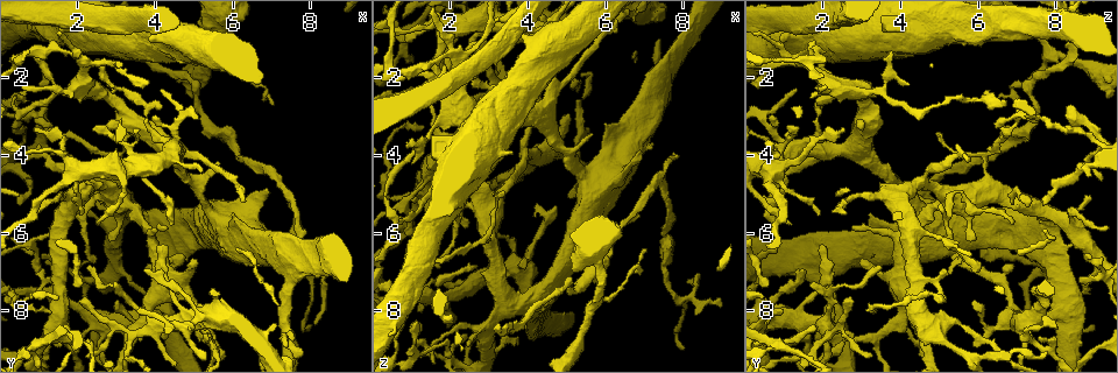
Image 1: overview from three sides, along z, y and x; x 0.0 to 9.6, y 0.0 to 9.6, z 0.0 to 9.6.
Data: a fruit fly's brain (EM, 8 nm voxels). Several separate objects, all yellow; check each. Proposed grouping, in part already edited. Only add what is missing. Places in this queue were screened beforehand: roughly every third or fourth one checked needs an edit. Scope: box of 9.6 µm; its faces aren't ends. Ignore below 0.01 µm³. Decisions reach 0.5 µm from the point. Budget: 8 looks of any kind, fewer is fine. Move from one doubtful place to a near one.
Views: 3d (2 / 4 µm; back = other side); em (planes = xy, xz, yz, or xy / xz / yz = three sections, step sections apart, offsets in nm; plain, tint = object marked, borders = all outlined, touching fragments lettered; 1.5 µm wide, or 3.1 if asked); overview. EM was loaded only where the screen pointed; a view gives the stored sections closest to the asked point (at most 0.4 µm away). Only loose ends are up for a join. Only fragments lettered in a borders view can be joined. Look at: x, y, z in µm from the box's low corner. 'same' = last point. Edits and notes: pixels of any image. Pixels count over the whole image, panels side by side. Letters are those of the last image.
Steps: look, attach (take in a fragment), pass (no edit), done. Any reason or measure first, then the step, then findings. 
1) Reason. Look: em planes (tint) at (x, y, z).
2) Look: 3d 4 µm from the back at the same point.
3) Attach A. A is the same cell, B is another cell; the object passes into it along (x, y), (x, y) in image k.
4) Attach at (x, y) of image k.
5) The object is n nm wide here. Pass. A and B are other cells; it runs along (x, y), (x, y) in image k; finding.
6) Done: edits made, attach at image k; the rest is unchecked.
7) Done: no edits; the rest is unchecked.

Tapers out. Look: em planes (plain) at (8.00, 8.40, 9.00).

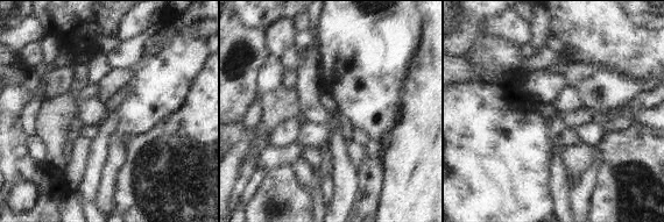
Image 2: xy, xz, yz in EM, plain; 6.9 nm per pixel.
Look: em planes (borders) at the same point.

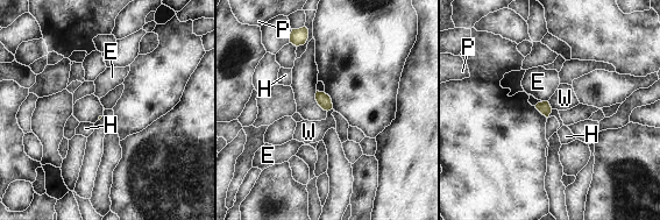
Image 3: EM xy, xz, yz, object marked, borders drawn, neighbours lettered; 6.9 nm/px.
Pass. E, H, P and W are other cells; a border runs along (547, 101), (552, 108) in image 3; none of them fits.

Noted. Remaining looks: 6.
Thin end. Look: em xy step 8 (plain) at (2.45, 3.30, 1.40).

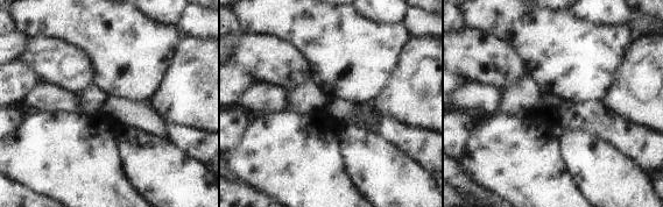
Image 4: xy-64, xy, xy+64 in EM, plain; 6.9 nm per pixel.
Look: em xy step 8 (tint) at the same point.

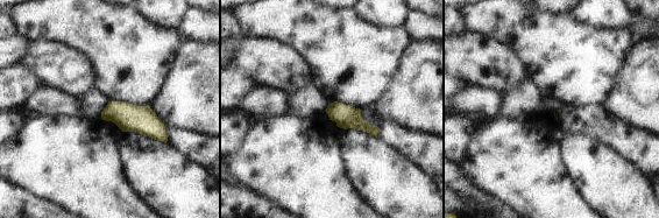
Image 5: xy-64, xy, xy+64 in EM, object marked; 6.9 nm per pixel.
Look: em xy step 8 (borders) at the same point.

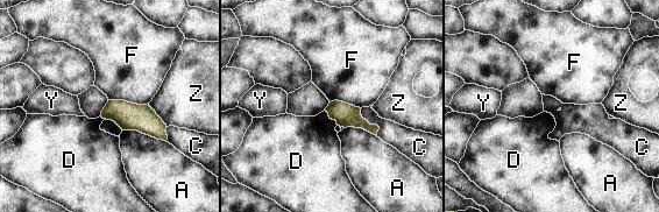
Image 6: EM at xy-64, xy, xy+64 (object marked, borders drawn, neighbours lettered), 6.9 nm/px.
Pass. A, C, D, F, Y and Z are other cells; a border runs along (360, 108), (378, 127), (377, 135) in image 6; no lettered fragment goes on from it.

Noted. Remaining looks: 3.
Branch stops here. Look: 3d 4 µm at (2.45, 1.55, 2.05).

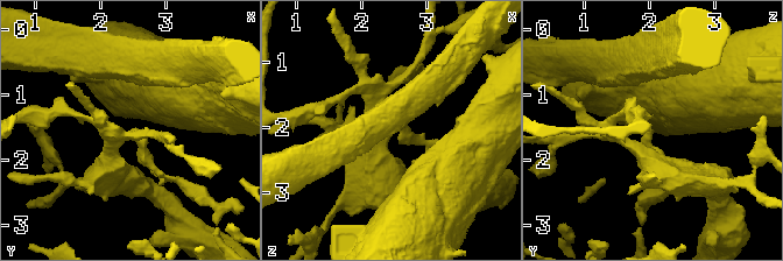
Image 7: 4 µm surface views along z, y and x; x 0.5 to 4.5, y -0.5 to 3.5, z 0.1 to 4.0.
Look: em yz step 4 (tint) at (2.50, 1.60, 2.05).

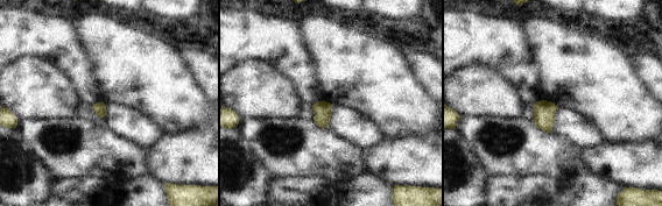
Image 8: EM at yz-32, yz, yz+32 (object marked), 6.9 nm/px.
Another direction. Look: em planes (borders) at the same point.

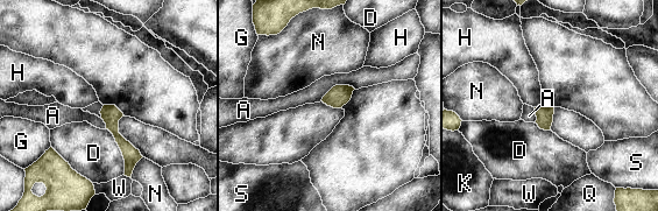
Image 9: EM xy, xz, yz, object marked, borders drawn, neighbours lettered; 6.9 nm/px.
The object is 130 nm wide here. Pass. A, D, G, H, K, N, Q, S and W are other cells; it runs along (106, 107), (128, 150), (128, 173) in image 9; none of them fits.

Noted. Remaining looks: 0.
Done: no edits; the rest is unchecked.

